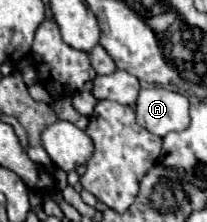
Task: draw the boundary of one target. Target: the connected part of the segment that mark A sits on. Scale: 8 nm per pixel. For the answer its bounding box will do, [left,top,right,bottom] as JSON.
[135,87,189,137]

